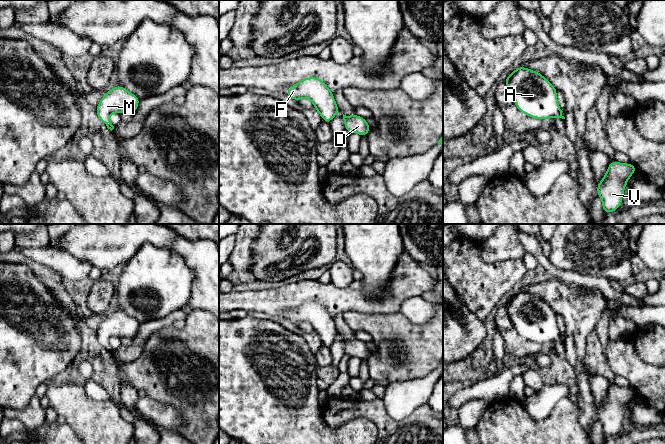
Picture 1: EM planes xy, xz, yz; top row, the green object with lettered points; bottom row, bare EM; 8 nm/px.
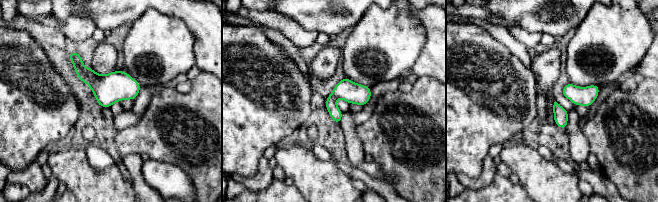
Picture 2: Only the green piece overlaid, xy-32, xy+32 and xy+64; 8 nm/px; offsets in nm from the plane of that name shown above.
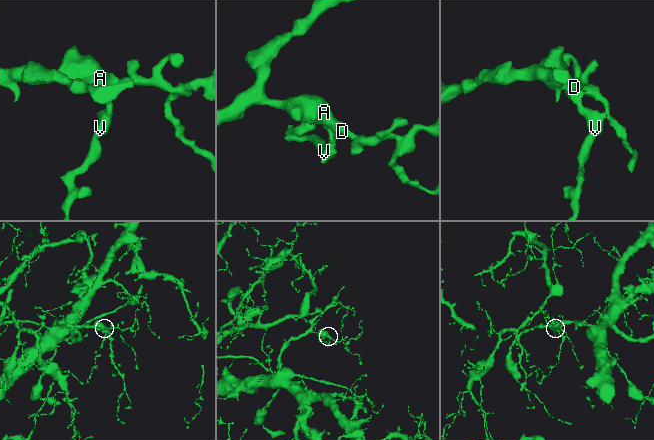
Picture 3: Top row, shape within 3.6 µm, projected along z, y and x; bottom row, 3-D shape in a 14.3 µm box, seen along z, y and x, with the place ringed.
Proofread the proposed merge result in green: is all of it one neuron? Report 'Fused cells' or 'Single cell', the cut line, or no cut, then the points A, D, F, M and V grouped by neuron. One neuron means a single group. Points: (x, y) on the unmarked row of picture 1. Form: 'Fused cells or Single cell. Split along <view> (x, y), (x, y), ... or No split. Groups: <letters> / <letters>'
Single cell. No split. Groups: A D F M V

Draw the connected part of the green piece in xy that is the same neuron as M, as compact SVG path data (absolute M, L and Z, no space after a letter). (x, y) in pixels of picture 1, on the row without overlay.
M121 309L111 312L100 324L95 332L97 341L111 355L114 353L109 339L111 337L128 337L134 338L138 332L140 323L133 317L127 315Z

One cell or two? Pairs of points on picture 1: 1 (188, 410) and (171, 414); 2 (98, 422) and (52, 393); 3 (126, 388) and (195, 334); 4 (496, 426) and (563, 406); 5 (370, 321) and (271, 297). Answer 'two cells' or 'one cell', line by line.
1: two cells
2: one cell
3: two cells
4: one cell
5: two cells

